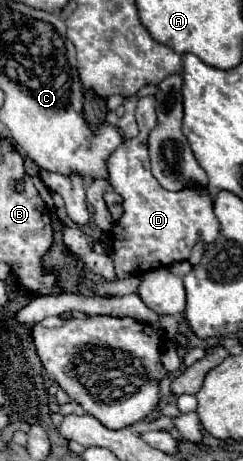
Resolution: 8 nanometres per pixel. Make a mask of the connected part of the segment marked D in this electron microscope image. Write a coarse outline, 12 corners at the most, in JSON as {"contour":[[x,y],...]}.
{"contour":[[155,96],[139,136],[109,158],[123,196],[111,230],[117,278],[187,260],[219,222],[205,188],[169,192],[151,174]]}

